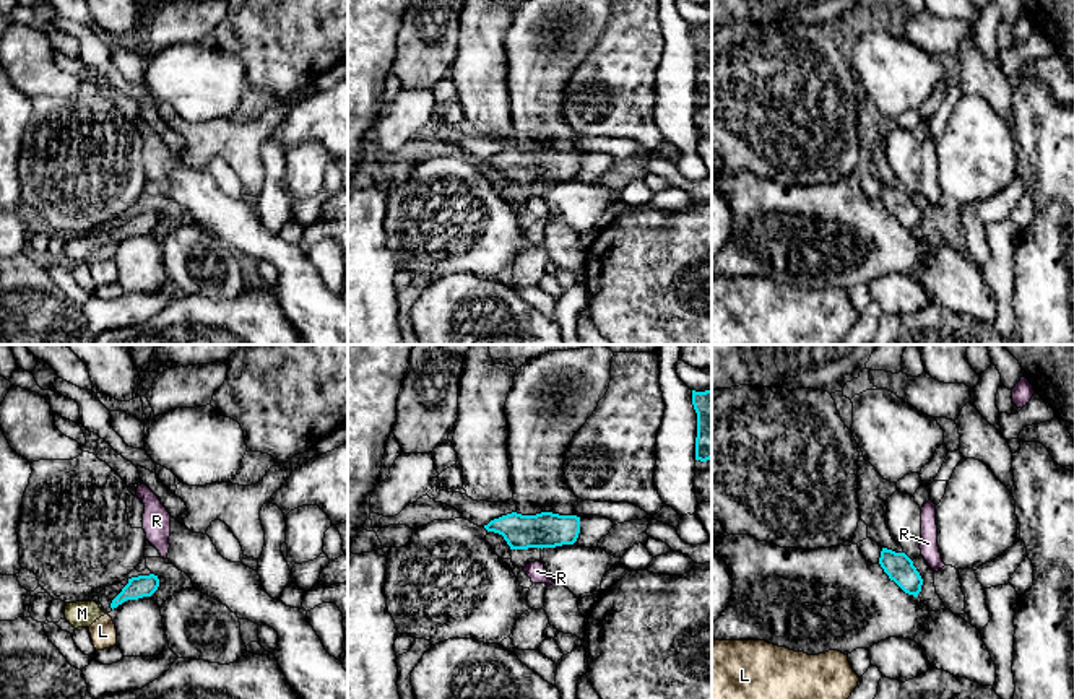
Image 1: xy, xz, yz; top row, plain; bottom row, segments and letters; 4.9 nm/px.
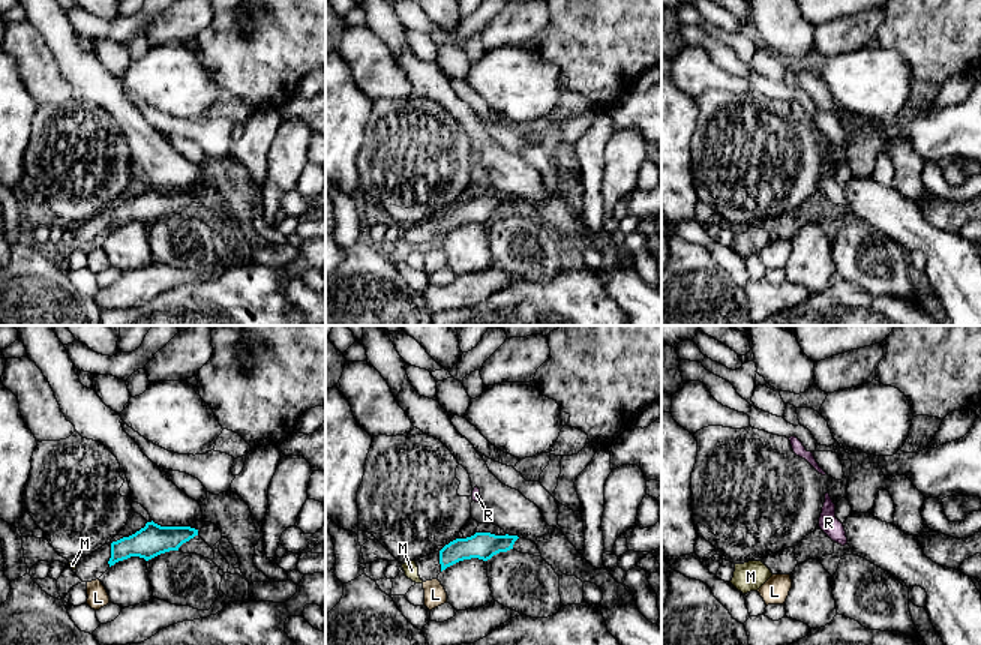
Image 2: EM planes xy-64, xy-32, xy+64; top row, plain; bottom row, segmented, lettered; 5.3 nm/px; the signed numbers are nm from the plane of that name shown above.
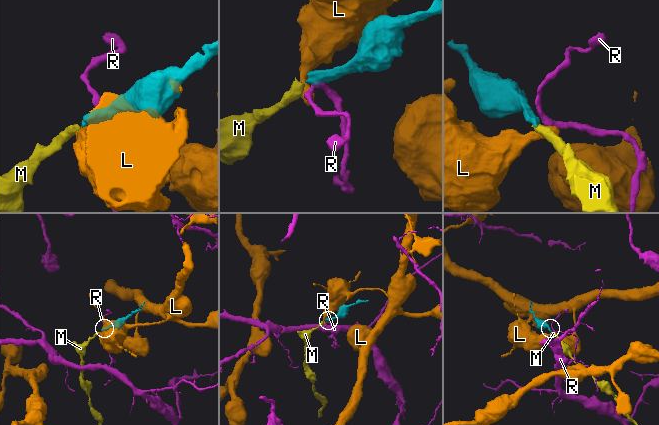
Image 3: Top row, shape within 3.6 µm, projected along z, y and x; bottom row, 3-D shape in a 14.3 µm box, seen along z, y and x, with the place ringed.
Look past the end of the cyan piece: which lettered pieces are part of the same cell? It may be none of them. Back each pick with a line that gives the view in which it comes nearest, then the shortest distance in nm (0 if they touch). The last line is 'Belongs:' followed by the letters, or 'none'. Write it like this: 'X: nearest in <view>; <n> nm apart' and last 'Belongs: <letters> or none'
M: nearest in xy; 50 nm apart
Belongs: M

